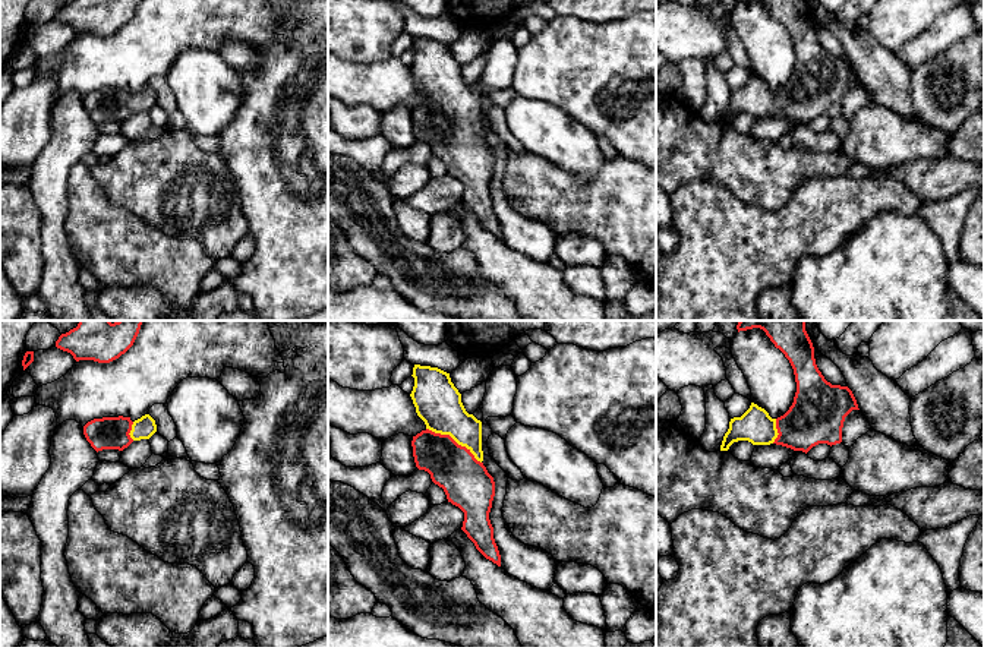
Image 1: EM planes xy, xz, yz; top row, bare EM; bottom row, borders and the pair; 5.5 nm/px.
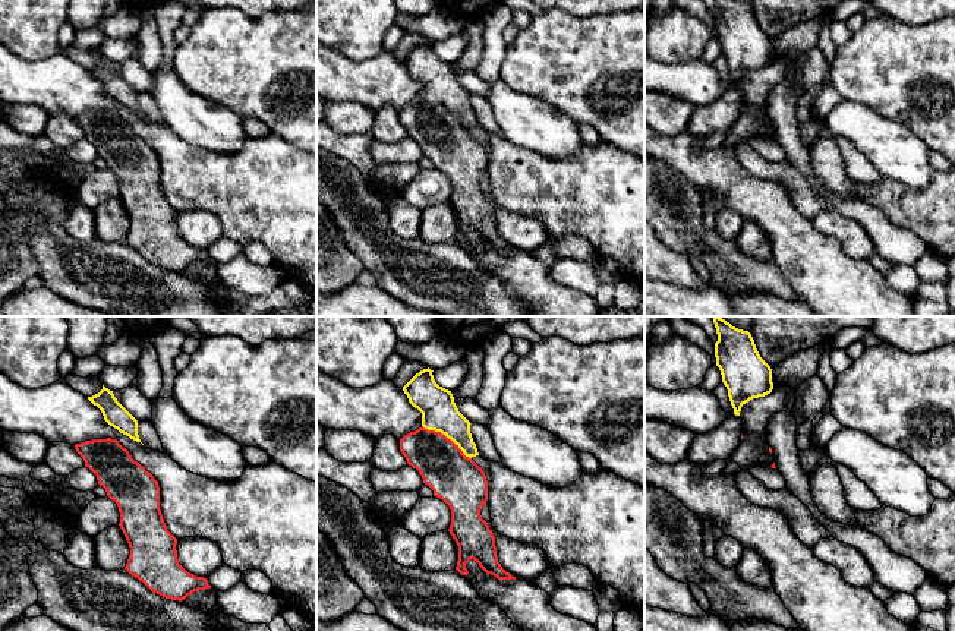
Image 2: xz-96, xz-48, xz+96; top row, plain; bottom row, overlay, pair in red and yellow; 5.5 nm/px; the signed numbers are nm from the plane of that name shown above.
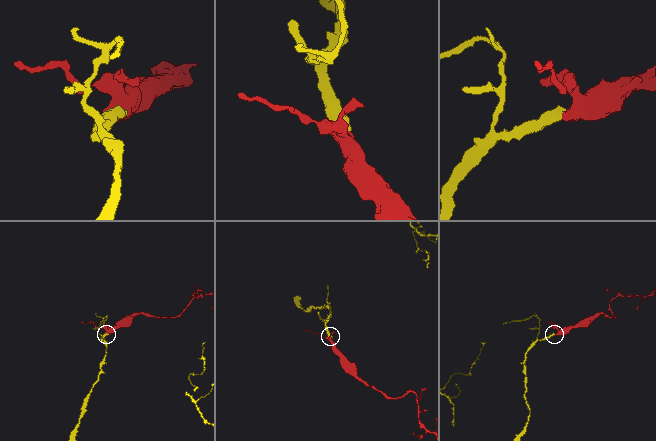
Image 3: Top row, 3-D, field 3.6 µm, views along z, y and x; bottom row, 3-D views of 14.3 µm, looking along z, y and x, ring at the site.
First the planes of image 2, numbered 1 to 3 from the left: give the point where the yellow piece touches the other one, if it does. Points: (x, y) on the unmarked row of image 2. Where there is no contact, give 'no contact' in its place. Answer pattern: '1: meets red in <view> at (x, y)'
1: no contact
2: meets red in xz-48 at (446, 109)
3: no contact

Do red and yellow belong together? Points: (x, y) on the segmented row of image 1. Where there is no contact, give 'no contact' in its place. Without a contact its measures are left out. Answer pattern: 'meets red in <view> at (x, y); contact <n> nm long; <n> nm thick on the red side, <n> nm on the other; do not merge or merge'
meets red in xz at (453, 439); contact 360 nm long; 260 nm thick on the red side, 260 nm on the other; merge

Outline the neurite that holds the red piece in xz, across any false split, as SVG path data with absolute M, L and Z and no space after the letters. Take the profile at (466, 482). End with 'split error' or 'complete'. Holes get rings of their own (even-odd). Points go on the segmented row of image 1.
M414 364L410 394L426 429L413 436L416 467L430 474L448 502L464 512L461 530L476 549L501 566L489 520L495 482L483 465L482 422L469 414L450 373Z | split error

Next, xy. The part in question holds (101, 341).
M79 321L76 328L59 337L56 347L70 353L76 362L110 363L133 345L142 322Z | complete

